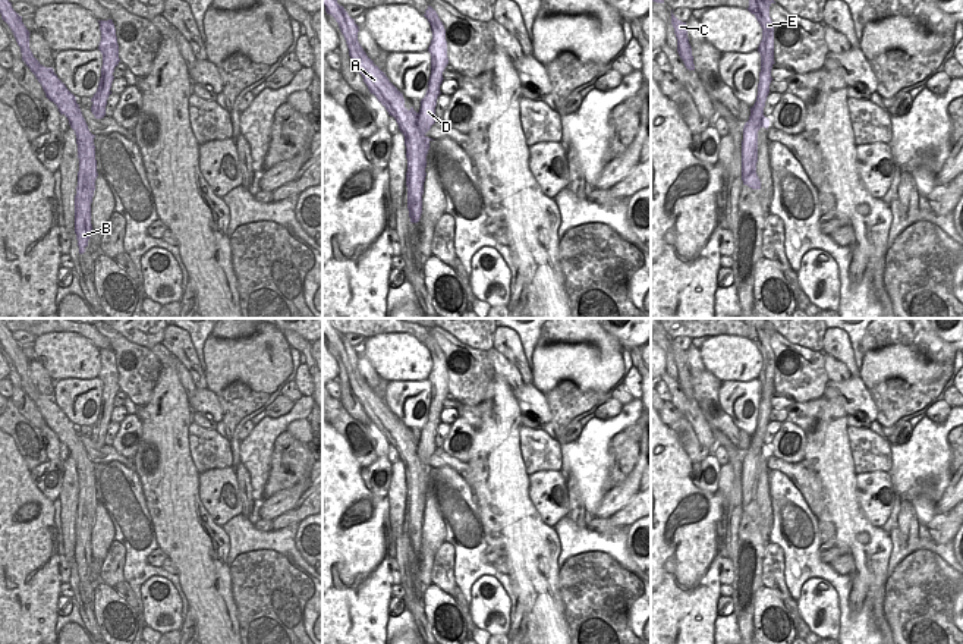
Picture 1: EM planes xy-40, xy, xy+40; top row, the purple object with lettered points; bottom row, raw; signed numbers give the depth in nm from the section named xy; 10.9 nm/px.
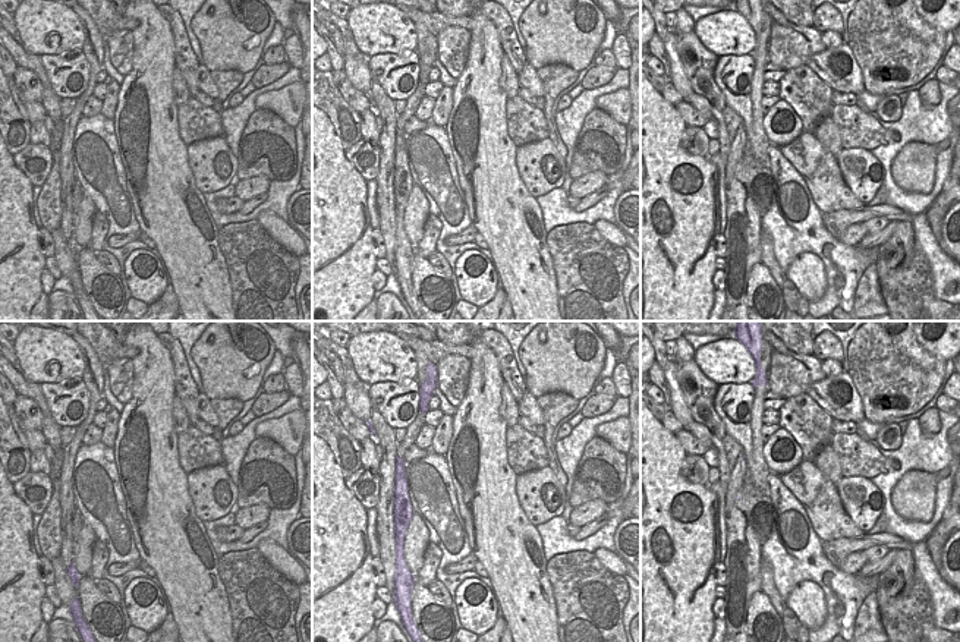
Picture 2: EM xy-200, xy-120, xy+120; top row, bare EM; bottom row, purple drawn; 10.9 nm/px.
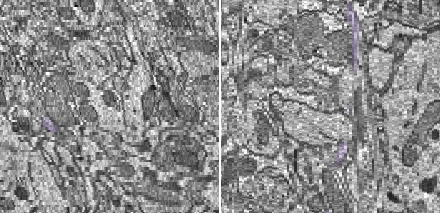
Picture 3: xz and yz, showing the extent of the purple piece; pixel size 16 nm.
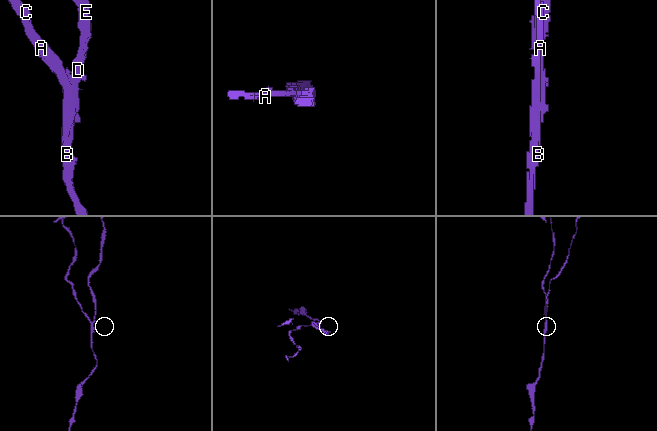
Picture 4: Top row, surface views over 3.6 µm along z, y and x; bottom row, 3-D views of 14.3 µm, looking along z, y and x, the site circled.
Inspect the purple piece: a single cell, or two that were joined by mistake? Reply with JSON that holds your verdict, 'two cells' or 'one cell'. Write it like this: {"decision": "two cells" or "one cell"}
{"decision": "two cells"}

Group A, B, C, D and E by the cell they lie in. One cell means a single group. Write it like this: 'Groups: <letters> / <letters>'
Groups: A B C / D E.

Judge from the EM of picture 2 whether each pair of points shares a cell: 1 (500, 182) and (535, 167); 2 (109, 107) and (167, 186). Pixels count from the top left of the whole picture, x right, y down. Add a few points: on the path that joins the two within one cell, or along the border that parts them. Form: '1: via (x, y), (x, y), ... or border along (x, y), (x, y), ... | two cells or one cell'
1: border along (516, 147), (518, 175), (534, 198) | two cells
2: border along (120, 85), (117, 106), (112, 119) | two cells

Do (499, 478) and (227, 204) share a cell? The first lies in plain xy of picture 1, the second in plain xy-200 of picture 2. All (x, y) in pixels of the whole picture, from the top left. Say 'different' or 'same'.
different

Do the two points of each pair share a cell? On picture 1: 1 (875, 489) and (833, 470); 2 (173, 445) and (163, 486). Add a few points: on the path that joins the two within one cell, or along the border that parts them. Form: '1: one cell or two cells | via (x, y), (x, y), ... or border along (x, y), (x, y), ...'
1: two cells | border along (856, 474), (856, 500), (865, 514)
2: one cell | via (164, 455), (164, 476)

